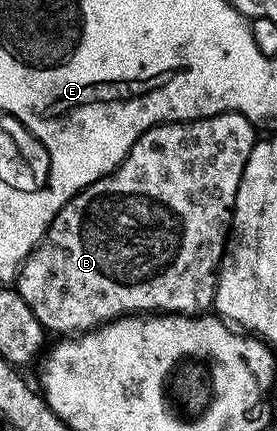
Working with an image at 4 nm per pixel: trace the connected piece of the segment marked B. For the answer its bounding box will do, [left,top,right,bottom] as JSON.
[16,112,256,334]

